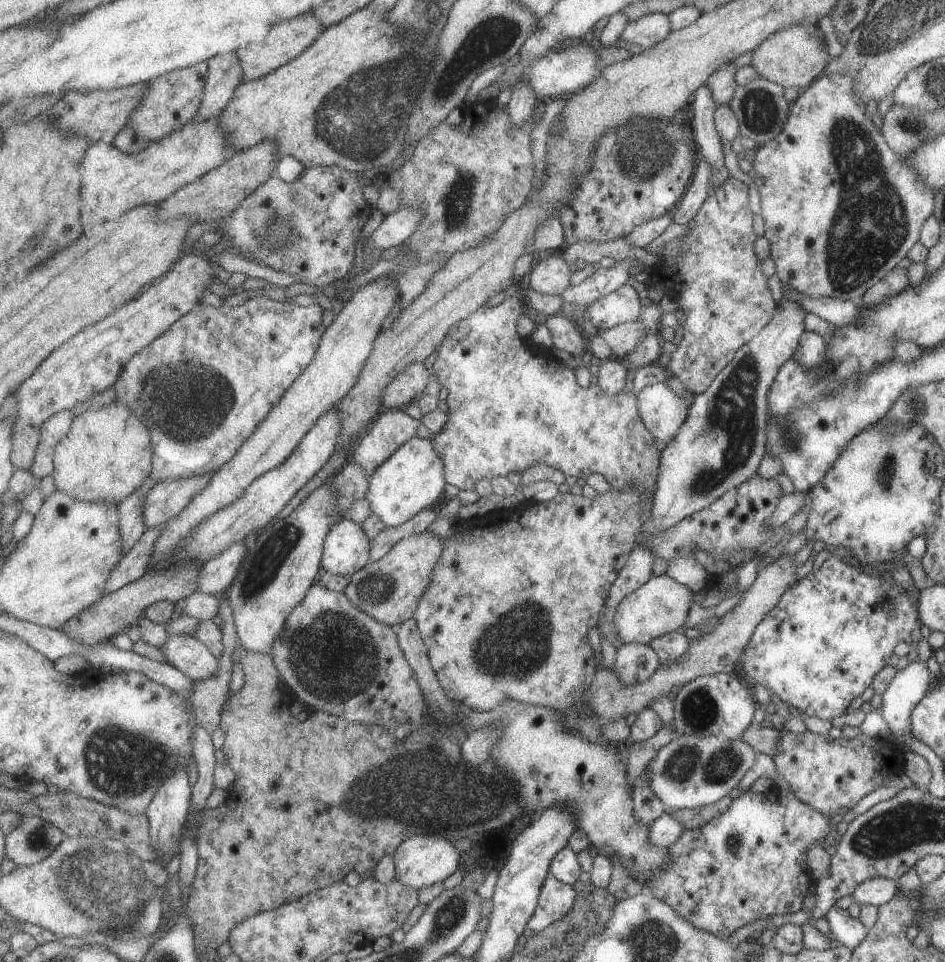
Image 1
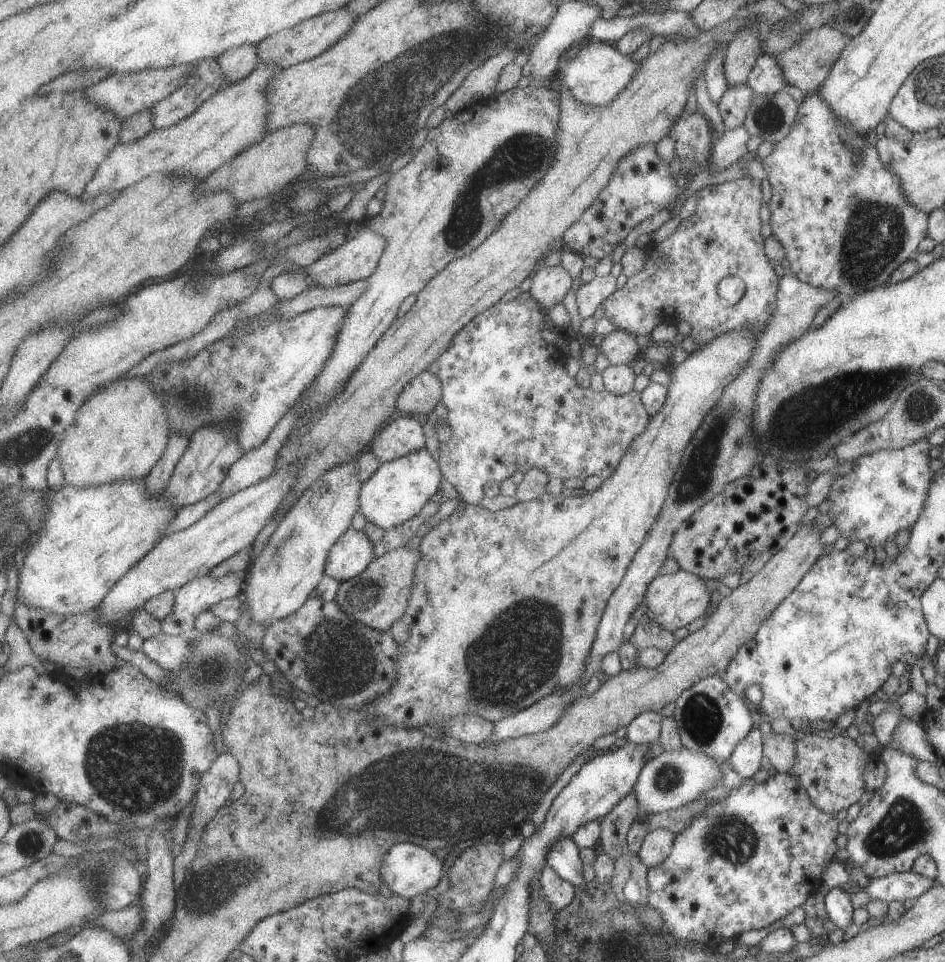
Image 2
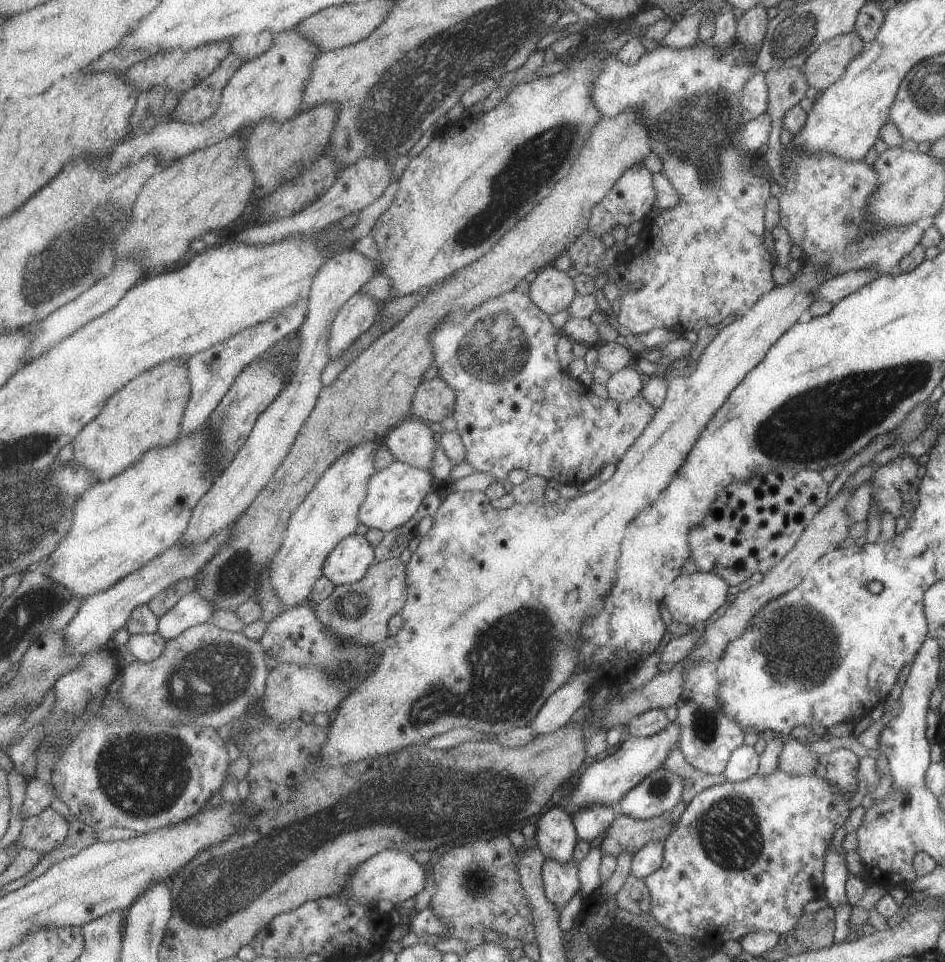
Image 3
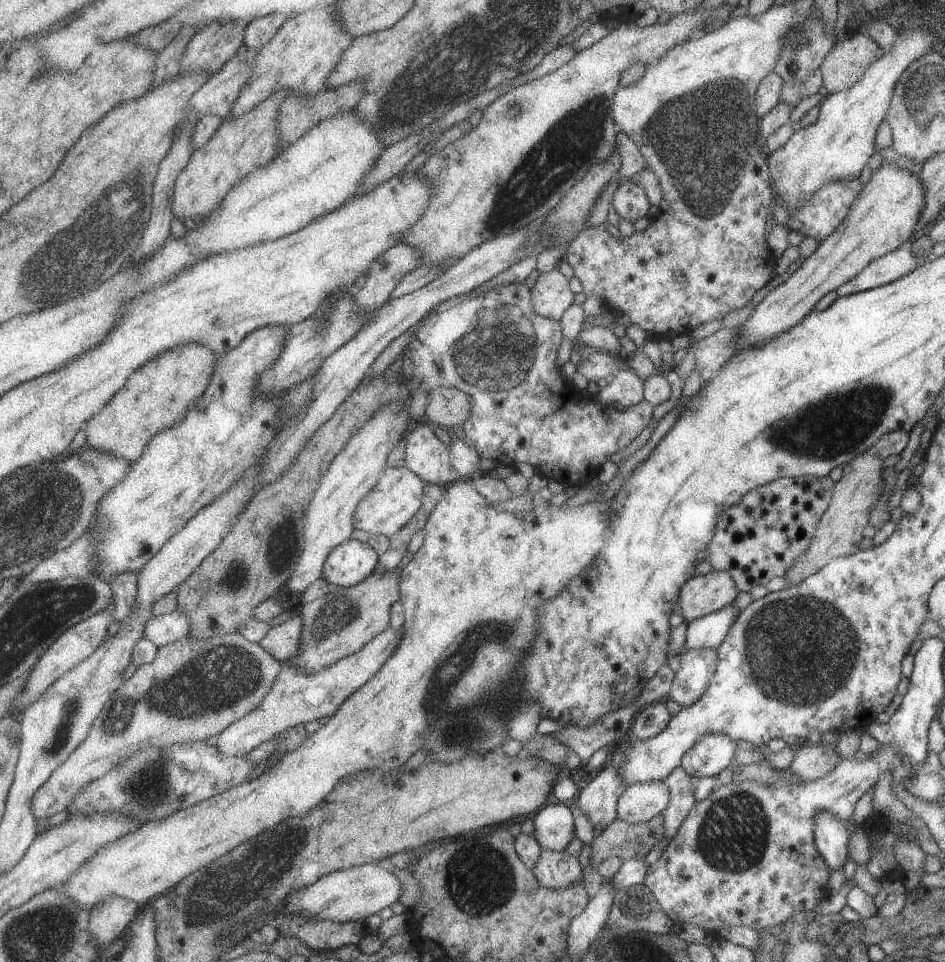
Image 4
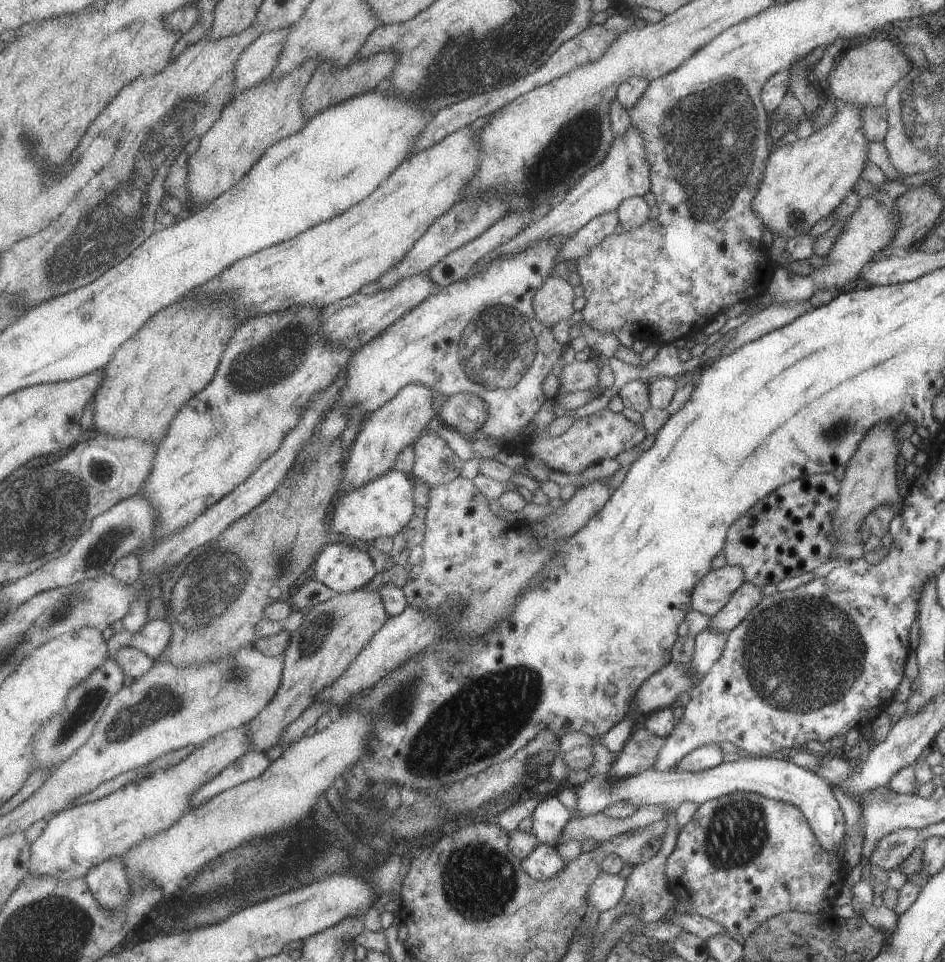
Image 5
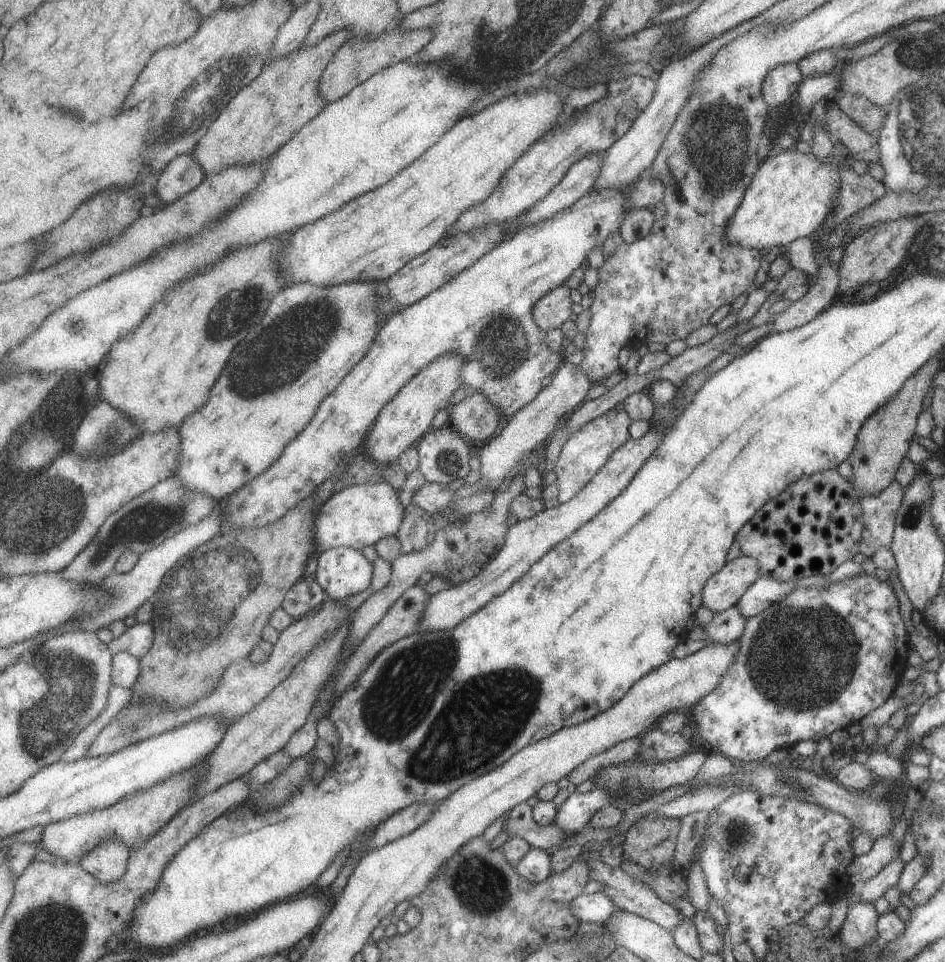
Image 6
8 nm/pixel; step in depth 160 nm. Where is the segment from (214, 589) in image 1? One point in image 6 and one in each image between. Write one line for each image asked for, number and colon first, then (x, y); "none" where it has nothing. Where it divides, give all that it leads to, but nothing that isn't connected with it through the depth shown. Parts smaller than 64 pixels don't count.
2: (197, 596)
3: (194, 609)
4: (165, 629)
5: (155, 636)
6: (139, 639)

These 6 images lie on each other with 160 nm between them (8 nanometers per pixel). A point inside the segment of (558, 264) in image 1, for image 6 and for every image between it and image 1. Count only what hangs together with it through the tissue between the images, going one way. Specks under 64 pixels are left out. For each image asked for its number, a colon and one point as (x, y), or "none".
2: (548, 285)
3: (552, 290)
4: (550, 296)
5: (551, 303)
6: (553, 308)

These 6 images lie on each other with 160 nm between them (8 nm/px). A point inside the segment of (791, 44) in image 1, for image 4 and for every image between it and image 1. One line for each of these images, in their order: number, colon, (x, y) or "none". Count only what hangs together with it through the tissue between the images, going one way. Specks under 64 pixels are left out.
2: (806, 64)
3: (825, 65)
4: (846, 61)

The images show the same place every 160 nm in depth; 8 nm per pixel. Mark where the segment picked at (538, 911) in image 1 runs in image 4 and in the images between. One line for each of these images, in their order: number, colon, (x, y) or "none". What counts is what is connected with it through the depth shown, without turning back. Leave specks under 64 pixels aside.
2: (558, 893)
3: (560, 881)
4: (556, 870)

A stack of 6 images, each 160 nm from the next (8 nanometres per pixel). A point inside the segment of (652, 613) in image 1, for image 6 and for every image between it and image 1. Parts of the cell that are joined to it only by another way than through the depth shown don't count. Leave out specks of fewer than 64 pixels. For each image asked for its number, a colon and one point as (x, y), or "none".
2: (674, 600)
3: (690, 599)
4: (700, 595)
5: (713, 589)
6: (722, 589)

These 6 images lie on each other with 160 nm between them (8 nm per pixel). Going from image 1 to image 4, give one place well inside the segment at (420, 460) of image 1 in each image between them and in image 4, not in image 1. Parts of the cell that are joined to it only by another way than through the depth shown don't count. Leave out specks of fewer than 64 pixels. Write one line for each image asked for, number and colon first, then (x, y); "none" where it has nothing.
2: (395, 492)
3: (393, 493)
4: (397, 495)

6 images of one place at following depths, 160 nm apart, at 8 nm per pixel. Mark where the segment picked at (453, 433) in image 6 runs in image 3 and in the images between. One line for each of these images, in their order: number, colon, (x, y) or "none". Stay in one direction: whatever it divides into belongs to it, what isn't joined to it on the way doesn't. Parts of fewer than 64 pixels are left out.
3: (410, 442)
4: (424, 455)
5: (434, 463)

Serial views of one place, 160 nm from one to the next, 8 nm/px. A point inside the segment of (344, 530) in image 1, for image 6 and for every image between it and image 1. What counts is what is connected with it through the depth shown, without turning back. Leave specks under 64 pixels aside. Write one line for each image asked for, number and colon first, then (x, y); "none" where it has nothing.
2: (350, 555)
3: (347, 562)
4: (346, 565)
5: (342, 568)
6: (340, 572)

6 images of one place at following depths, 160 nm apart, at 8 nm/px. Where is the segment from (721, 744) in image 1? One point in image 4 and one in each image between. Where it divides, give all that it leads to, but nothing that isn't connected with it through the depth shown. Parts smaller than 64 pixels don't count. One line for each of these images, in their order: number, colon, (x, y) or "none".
2: (673, 778)
3: (660, 790)
4: (639, 802)

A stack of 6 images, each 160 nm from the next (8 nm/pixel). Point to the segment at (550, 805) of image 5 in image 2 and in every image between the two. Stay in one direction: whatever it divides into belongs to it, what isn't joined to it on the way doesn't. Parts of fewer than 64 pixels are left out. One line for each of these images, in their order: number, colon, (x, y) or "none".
2: (562, 856)
3: (555, 836)
4: (554, 828)

